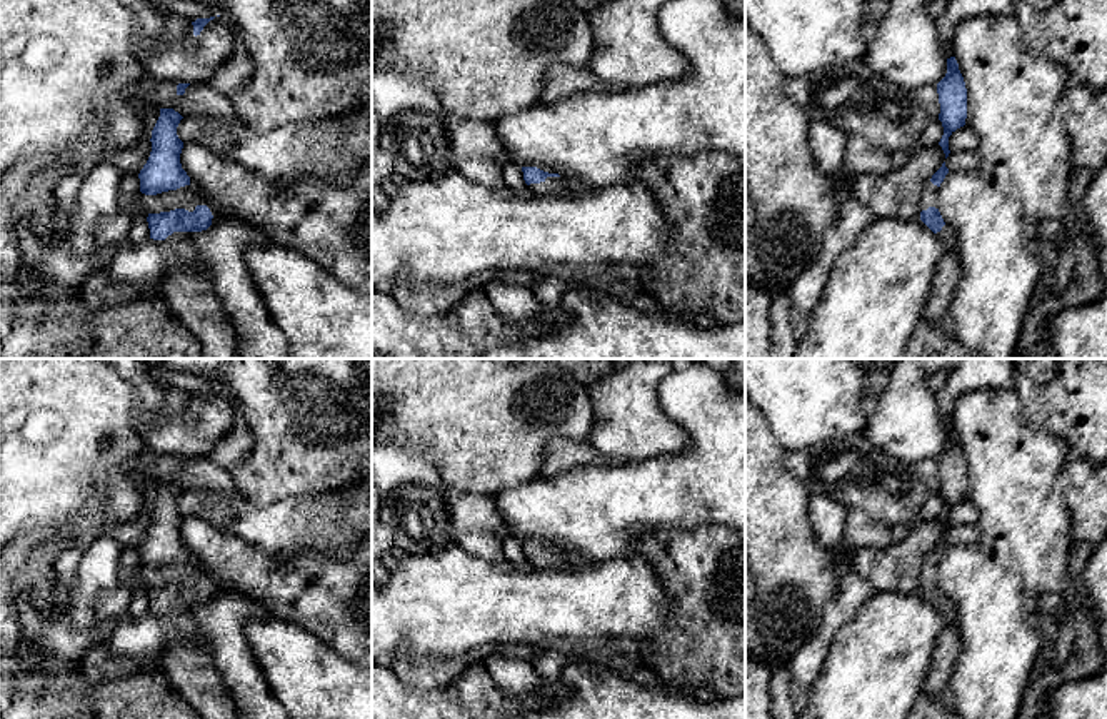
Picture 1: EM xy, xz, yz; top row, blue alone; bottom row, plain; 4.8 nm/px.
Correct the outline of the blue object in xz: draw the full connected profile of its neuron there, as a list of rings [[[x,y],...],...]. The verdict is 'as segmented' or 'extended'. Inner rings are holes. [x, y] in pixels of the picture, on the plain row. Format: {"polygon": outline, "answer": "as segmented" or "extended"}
{"polygon": [[[522,541],[527,564],[538,569],[580,567],[587,559],[572,551],[548,547],[537,541]]], "answer": "extended"}

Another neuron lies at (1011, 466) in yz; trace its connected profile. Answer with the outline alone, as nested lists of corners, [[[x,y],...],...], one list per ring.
[[[979,389],[964,394],[957,399],[950,420],[967,462],[965,499],[979,512],[977,546],[1004,569],[1019,576],[1029,591],[1039,596],[1062,594],[1069,574],[1072,515],[1064,499],[1050,497],[1054,480],[1067,462],[1060,442],[1025,419],[1024,405],[1014,389]]]

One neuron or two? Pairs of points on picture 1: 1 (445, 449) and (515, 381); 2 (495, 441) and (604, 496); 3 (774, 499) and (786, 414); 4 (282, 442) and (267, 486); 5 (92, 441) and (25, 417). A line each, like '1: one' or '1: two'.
1: one
2: two
3: two
4: one
5: one

